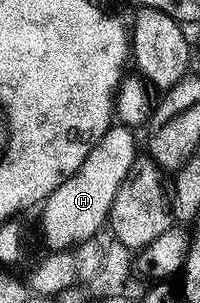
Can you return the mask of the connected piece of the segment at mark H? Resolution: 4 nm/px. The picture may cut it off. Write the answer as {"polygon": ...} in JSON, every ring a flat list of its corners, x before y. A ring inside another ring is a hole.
{"polygon":[[111,125,93,152,89,152,85,164,81,164,81,168,77,168,77,172,66,178,42,203,43,236,54,251,68,250,83,242,90,242,102,226,104,229,108,225,113,200,141,154,141,146,135,143,134,132,130,125]]}

